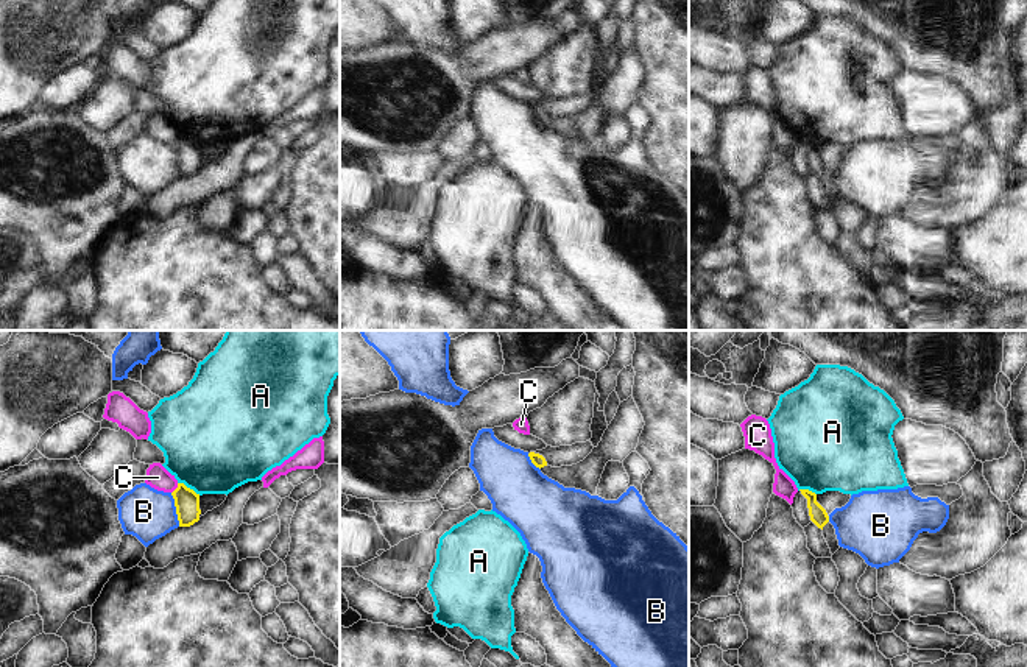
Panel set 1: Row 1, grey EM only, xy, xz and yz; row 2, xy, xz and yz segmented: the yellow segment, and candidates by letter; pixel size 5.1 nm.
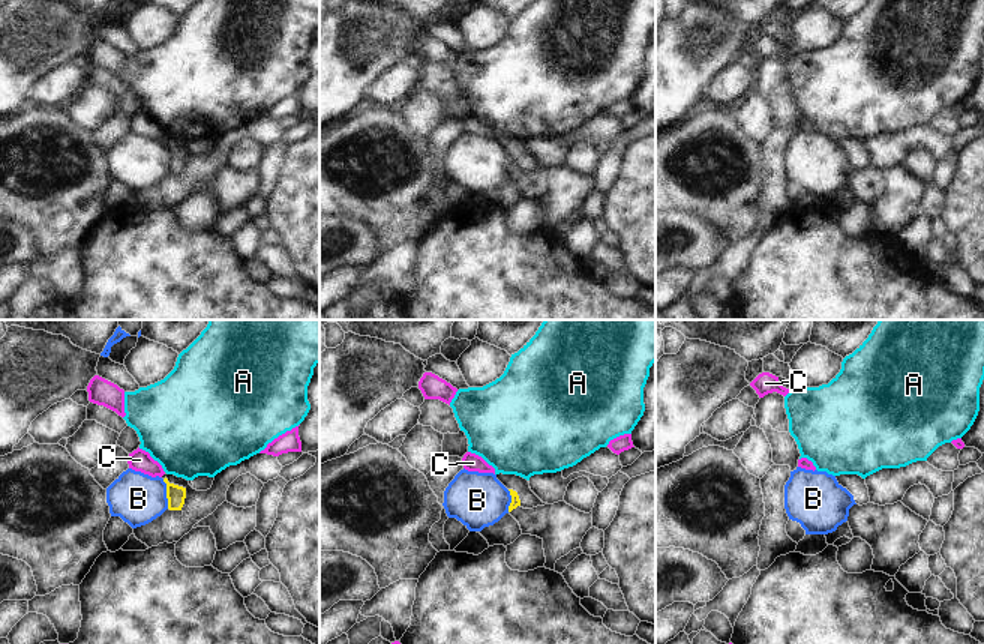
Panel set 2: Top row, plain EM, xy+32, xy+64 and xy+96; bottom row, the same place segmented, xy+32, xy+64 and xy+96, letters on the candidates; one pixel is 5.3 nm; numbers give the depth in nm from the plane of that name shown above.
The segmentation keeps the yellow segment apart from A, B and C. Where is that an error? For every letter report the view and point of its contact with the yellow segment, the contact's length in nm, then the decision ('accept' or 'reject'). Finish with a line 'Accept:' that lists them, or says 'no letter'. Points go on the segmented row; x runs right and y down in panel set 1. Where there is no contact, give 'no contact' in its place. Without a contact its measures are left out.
A: meets yellow in xy at (189, 488); contact 140 nm long; reject
B: meets yellow in xy at (176, 510); contact 180 nm long; reject
C: meets yellow in xy at (176, 488); contact 70 nm long; reject
Accept: no letter

